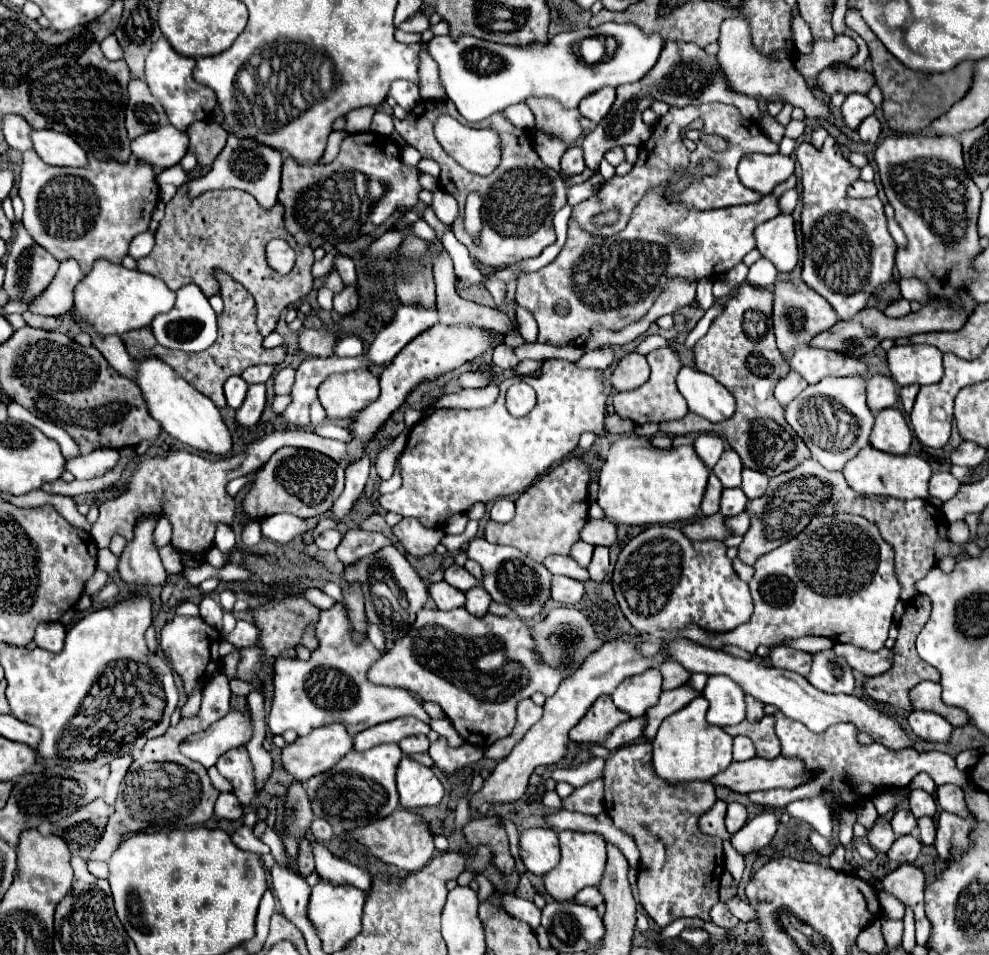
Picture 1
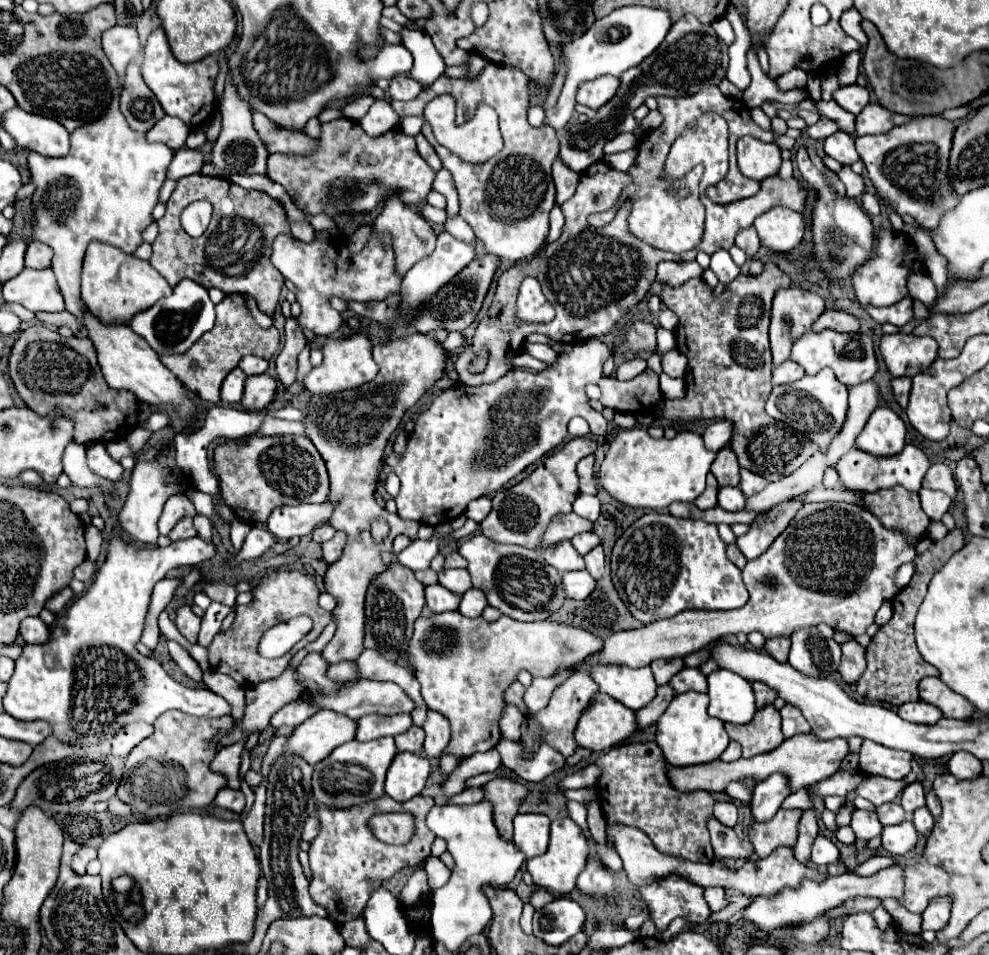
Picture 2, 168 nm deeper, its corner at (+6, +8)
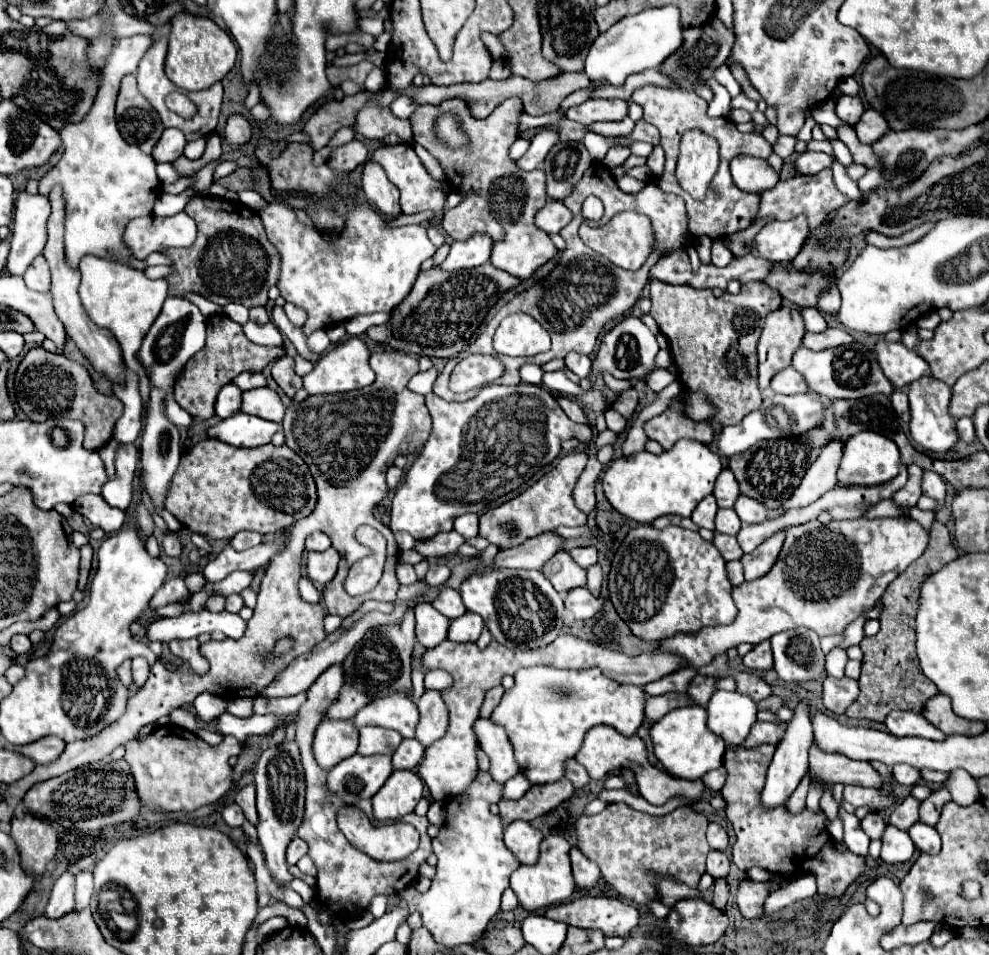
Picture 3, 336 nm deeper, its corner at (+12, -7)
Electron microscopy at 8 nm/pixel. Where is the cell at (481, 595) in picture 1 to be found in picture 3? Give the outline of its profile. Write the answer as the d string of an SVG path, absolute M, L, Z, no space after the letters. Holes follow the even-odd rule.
M467 613L461 615L459 619L451 621L449 627L449 639L455 643L475 643L483 631L483 619L479 615Z

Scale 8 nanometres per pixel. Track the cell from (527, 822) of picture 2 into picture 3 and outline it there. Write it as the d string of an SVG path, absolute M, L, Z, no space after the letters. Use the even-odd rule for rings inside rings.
M517 819L505 827L505 845L513 851L519 863L533 865L539 859L539 845L543 841L543 833L531 827L529 821Z

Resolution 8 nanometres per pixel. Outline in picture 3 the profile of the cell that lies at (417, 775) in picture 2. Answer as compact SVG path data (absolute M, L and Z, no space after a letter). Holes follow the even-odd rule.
M393 771L387 783L373 797L373 815L379 821L401 819L413 813L423 797L423 779L413 771Z

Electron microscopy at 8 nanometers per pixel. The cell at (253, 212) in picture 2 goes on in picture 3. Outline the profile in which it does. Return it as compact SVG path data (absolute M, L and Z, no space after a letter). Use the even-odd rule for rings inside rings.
M193 197L185 213L195 219L199 237L187 249L165 251L175 261L175 275L167 277L169 295L183 297L193 291L221 307L227 303L241 303L249 309L265 305L269 289L279 281L281 255L269 243L259 215L239 201L217 197Z

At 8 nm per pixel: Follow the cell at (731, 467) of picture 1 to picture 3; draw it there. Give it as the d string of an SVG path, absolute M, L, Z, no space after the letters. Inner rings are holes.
M731 469L721 471L721 475L717 477L713 495L715 495L719 507L733 507L735 505L735 501L741 493L739 493L739 485L737 485L737 479Z

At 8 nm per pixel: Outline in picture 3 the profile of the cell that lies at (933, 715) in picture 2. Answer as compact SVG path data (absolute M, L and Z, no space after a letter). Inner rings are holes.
M891 711L885 719L885 725L889 733L895 737L923 737L931 741L939 741L947 737L937 727L933 727L927 719L923 719L923 715L913 711Z

